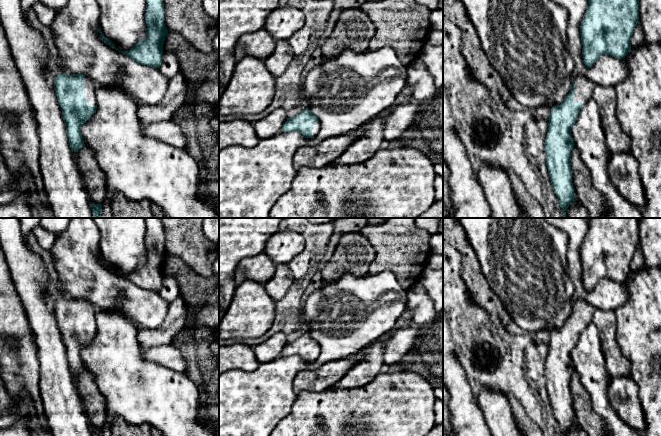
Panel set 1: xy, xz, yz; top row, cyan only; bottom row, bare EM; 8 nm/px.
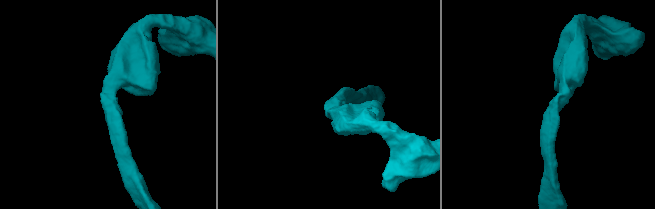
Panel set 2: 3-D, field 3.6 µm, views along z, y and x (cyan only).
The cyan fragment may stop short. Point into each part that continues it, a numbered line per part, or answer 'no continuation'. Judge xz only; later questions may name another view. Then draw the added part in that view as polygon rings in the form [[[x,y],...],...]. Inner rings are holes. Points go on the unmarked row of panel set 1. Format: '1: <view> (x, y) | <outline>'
1: xz (316, 349) | [[[314,346],[312,350],[312,360],[311,362],[315,361],[320,354],[320,346]]]

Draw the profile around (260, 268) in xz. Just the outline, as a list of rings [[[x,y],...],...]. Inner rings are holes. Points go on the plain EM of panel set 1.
[[[264,252],[244,258],[235,270],[235,283],[238,286],[247,280],[253,280],[265,284],[275,274],[276,266]]]

